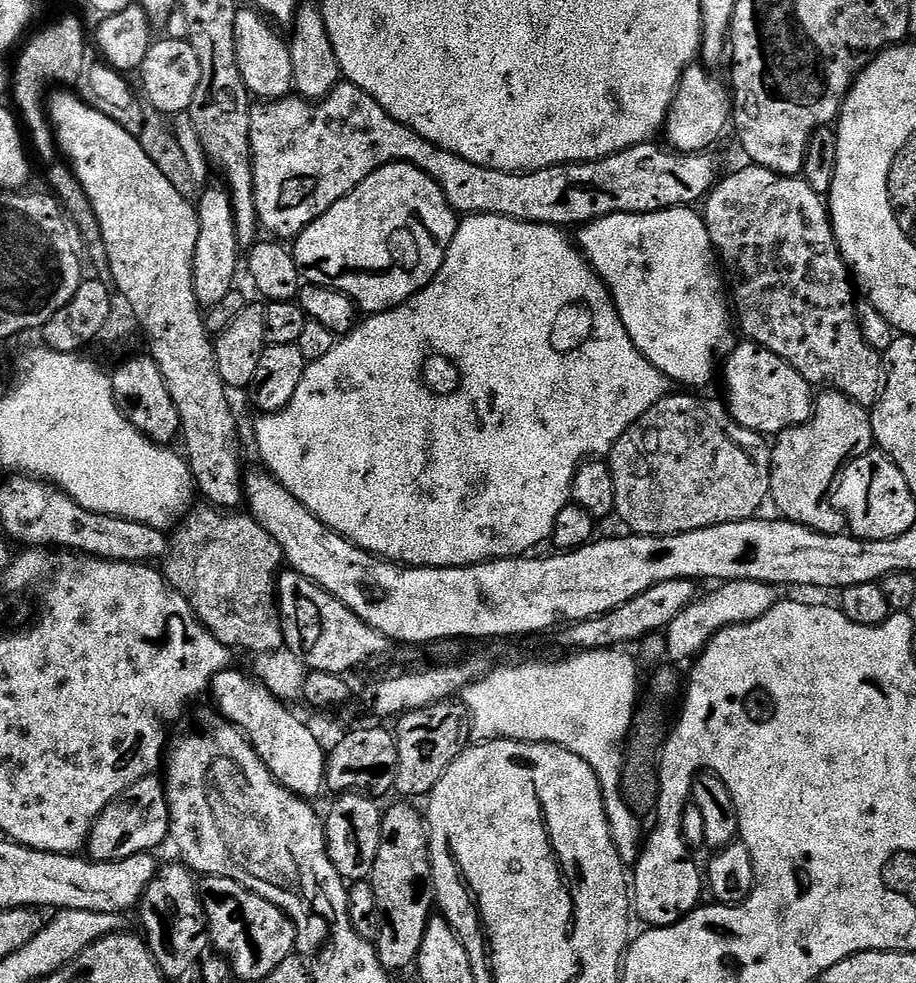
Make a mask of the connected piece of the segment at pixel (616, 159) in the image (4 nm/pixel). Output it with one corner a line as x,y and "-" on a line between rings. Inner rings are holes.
347,82
337,84
336,89
324,100
313,102
305,100
303,96
293,94
284,97
282,100
253,103
252,113
250,114
250,146
252,147
252,169
254,170
254,206
256,207
256,218
259,227
263,229
263,231
265,228
266,231
273,232
273,234
276,235
273,237
279,238
284,242
295,241
300,232
306,226
310,226
310,222
314,222
322,214
326,214
326,210
330,210
330,206
334,206
334,202
338,202
343,196
353,192
365,178
370,174
374,174
374,170
378,170
387,164
413,164
414,166
418,166
418,170
430,174
430,178
434,178
434,182
438,182
438,186
442,186
442,194
446,198
446,202
450,202
450,206
457,214
505,216
511,220
521,220
522,222
530,222
531,224
553,224
555,228
561,230
567,229
567,224
583,226
603,216
618,214
619,212
661,212
667,208
696,206
711,193
712,189
715,188
718,183
716,164
711,160
711,155
703,152
690,152
685,154
675,150
669,150
667,147
664,147
665,149
659,148
656,142
635,144
632,148
627,148
626,150
613,154
613,156
604,157
601,160
583,161
578,164
555,164
549,168
534,170
533,172
490,170
486,166
478,166
474,162
466,162
466,158
462,158
458,154
450,154
450,150
442,150
438,146
434,146
434,142
430,142
426,138
422,138
414,130
402,126
402,122
395,120
377,100
370,98
370,94
366,94
356,84
349,84

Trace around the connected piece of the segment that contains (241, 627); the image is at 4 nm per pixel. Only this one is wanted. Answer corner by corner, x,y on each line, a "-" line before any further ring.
203,507
189,511
171,533
168,555
162,561
168,583
186,598
201,624
227,648
245,648
253,654
283,649
278,573
285,558
278,542
251,515
236,516
240,514
232,510

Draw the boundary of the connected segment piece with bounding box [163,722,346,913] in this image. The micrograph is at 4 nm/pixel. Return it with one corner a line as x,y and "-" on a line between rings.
219,723
210,725
205,732
192,732
177,740
175,737
166,752
168,776
163,777
164,793
168,796
172,823
170,840
180,851
179,859
201,877
230,878
283,909
284,888
292,888
292,894
296,897
296,884
300,884
305,894
311,893
312,888
320,891
325,913
336,912
339,908
341,911
346,882
338,870
334,870
334,862
330,862
328,857
321,813
319,816
307,799
296,796
276,780
244,732
234,724

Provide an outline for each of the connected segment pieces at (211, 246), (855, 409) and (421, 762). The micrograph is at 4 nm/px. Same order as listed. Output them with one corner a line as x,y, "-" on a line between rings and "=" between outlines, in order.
223,187
208,188
199,193
196,213
198,214
198,246
194,250
192,277
196,287
196,300
205,309
215,309
226,294
234,290
236,267
242,264
242,249
236,240
236,219
232,200
=
824,390
815,397
812,417
797,428
787,428
775,437
772,449
771,503
783,519
815,532
841,535
846,525
837,512
832,494
844,465
873,451
872,418
869,409
855,404
841,392
=
453,698
451,700
443,700
442,702
438,702
437,704
431,704
430,706
426,706
425,708
419,708
418,710
414,710
413,712
406,712
403,716
399,717
395,721
396,728
394,727
394,735
396,738
396,745
398,746
398,770
396,771
396,786
395,791
397,793
401,792
401,797
404,798
412,798
408,796
424,796
427,797
429,793
431,793
432,788
438,781
440,781
440,776
444,771
451,766
451,764
456,761
458,757
460,757
462,749
466,744
466,737
469,735
469,725
468,725
468,711
461,703
459,699

